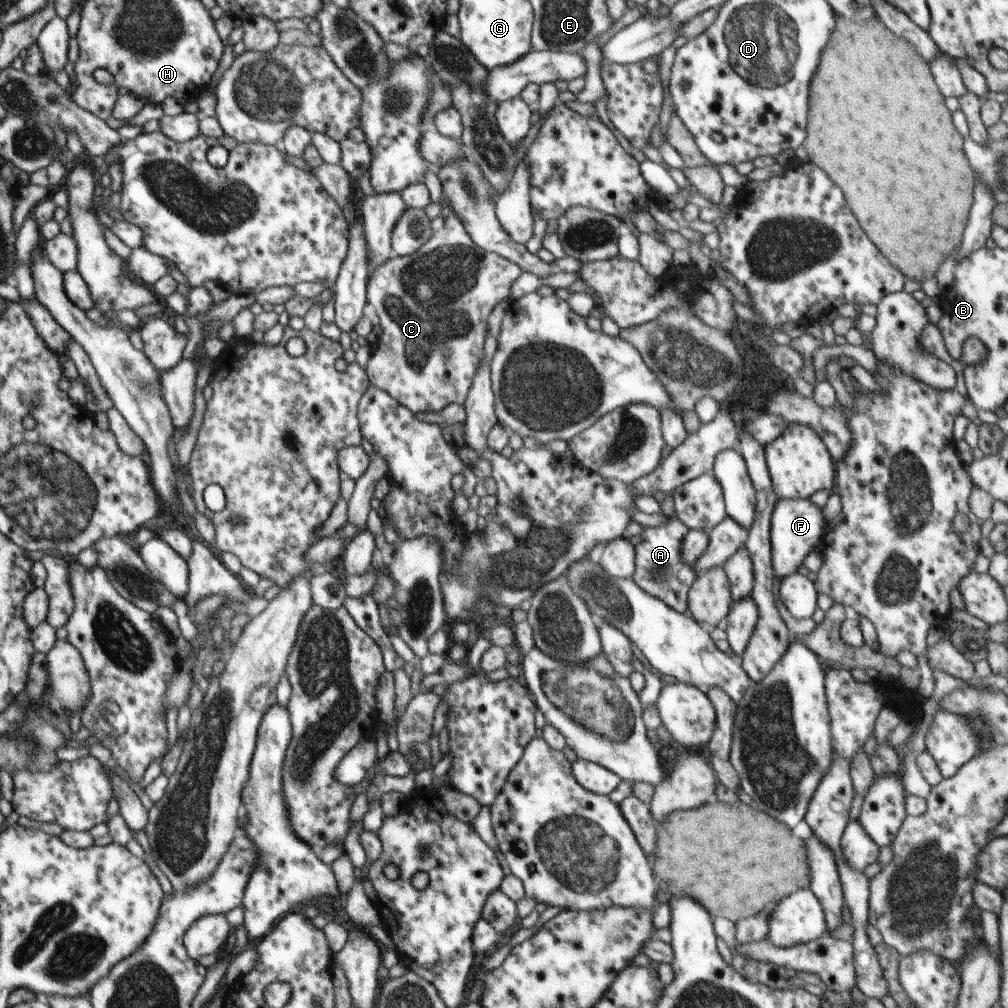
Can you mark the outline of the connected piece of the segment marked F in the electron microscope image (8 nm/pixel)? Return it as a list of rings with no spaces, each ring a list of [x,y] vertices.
[[[779,499],[771,516],[771,557],[776,578],[782,580],[797,572],[811,551],[817,550],[826,536],[827,520],[823,510],[808,499]]]

